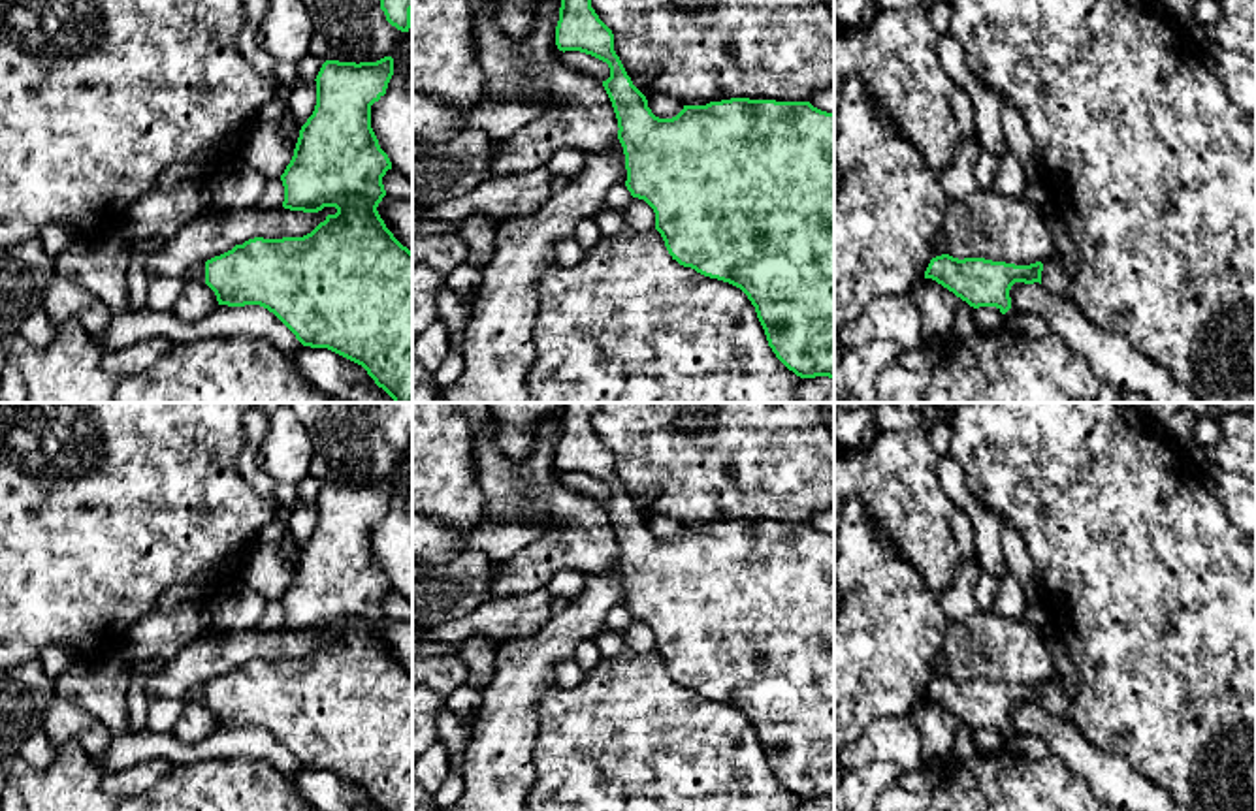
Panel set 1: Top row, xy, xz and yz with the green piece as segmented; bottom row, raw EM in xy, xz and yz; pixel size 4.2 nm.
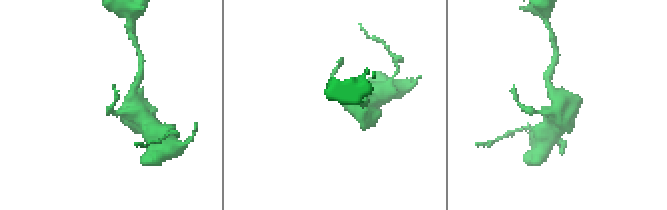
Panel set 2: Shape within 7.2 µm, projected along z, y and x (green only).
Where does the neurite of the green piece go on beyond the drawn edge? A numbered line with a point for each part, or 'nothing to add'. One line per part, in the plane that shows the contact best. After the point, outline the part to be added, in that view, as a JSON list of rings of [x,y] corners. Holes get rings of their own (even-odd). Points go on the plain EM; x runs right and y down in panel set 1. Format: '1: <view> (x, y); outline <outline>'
nothing to add

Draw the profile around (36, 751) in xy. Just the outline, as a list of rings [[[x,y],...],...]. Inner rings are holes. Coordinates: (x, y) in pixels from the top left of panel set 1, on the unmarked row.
[[[40,728],[34,736],[30,736],[23,743],[19,756],[32,770],[45,770],[55,762],[56,747],[49,741],[47,734]]]

